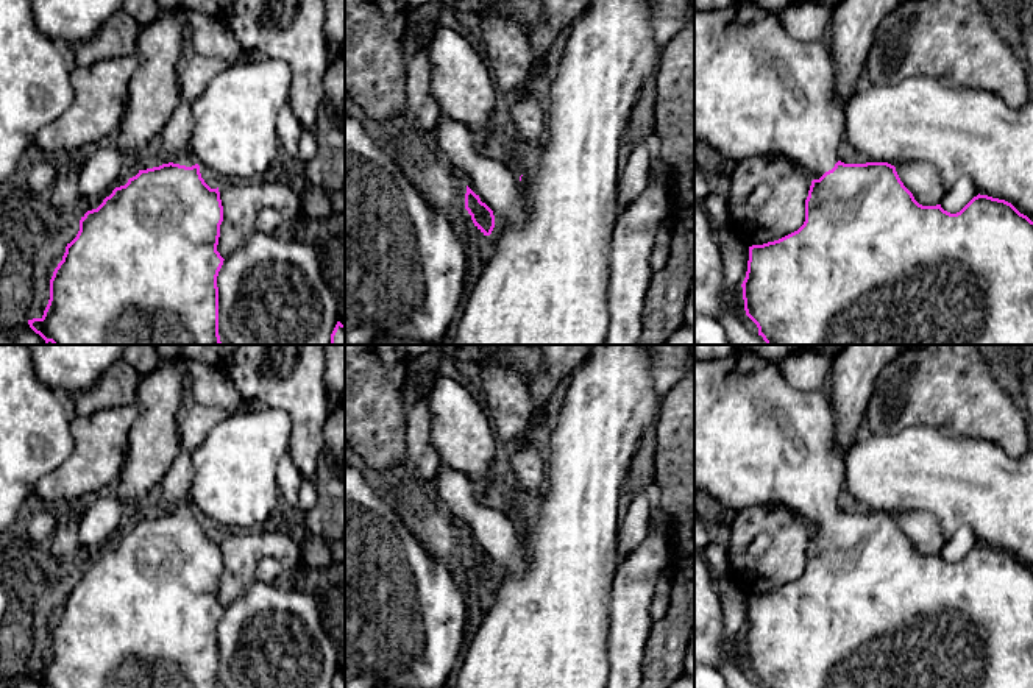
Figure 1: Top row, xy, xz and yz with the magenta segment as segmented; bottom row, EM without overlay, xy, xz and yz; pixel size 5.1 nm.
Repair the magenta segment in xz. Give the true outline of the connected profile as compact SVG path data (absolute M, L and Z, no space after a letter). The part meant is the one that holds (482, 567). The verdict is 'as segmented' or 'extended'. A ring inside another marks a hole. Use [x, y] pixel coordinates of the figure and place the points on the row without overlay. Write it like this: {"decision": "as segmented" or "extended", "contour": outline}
{"decision": "as segmented", "contour": "M468 535L465 543L465 559L471 565L474 576L484 585L490 585L495 577L493 560L485 552L482 552L479 544L476 544Z"}

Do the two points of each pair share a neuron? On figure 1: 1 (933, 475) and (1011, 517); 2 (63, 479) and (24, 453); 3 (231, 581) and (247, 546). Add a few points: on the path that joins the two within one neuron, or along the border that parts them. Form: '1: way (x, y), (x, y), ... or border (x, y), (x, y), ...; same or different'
1: way (952, 478), (974, 482), (993, 498); same
2: border (74, 442), (74, 451), (46, 473), (31, 493); different
3: way (239, 573), (241, 554); same

